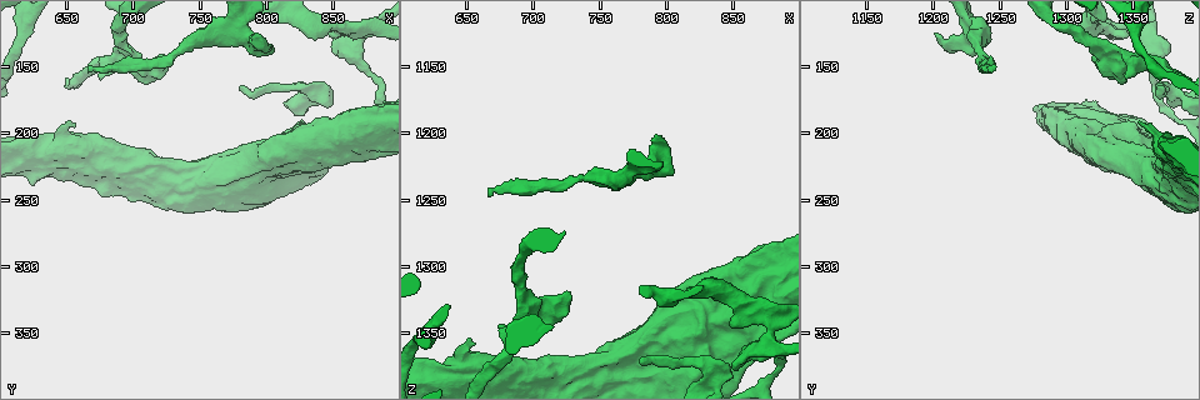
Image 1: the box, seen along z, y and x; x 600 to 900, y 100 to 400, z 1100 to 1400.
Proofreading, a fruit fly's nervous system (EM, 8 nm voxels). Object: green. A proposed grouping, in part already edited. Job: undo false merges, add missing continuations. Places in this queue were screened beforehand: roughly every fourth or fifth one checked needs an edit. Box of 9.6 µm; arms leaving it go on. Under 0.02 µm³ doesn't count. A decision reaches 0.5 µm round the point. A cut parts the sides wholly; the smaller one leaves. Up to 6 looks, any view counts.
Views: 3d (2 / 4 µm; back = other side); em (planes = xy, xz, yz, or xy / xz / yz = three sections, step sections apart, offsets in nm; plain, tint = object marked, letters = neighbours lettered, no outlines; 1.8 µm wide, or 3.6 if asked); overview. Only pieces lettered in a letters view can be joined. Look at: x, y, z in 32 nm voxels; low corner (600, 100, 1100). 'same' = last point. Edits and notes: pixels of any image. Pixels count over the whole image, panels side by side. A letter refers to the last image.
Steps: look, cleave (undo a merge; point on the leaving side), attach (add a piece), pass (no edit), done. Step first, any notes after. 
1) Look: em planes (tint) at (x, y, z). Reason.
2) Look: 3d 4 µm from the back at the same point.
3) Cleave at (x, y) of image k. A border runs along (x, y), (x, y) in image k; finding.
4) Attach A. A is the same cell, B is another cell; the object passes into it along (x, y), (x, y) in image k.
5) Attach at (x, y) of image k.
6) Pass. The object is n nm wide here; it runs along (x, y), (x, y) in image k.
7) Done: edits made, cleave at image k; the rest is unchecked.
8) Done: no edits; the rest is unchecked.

Look: em yz step 16 (letters) at (842, 164, 1368).

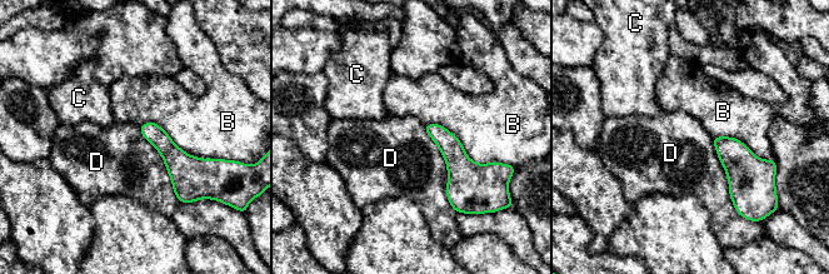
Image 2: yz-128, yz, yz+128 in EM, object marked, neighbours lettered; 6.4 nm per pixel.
Pass. B, C and D are other cells; a border runs along (424, 125), (457, 212) in image 2; no lettered piece goes on from it.

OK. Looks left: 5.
Look: em planes (letters) at (782, 166, 1372). An open end.

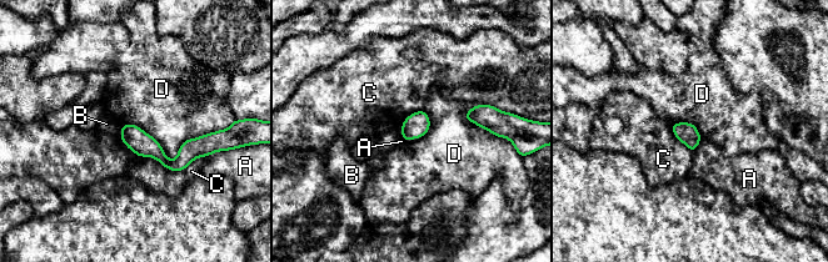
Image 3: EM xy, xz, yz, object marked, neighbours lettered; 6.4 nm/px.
Pass. A, B, C and D are other cells; a border runs along (121, 125), (170, 159), (218, 131) in image 3; none of them fits.

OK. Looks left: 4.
Look: em yz step 8 (tint) at (666, 148, 1246). Free end.

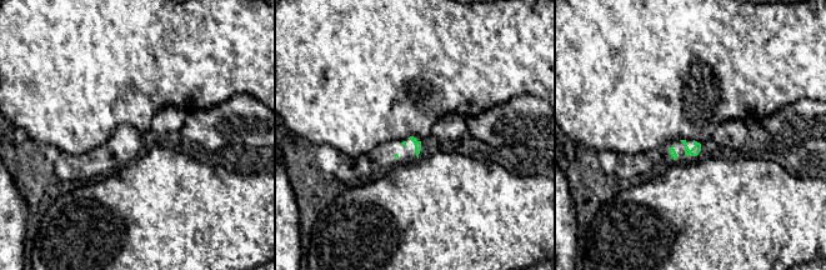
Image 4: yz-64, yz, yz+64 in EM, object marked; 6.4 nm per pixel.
Look: em planes (letters) at the same point. Cut it another way.

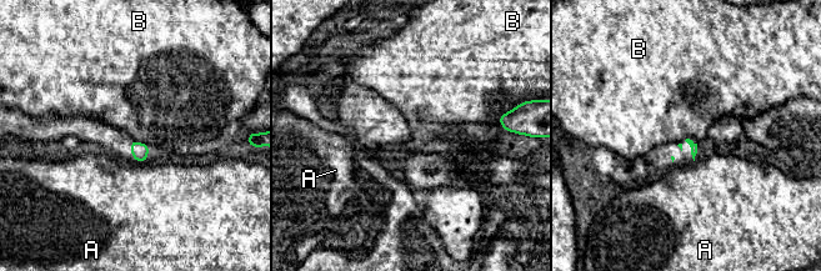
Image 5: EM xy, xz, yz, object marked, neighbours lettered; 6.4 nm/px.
Pass. A and B are other cells; no lettered piece goes on from it.

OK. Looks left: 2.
Done: no edits; the rest is unchecked.

